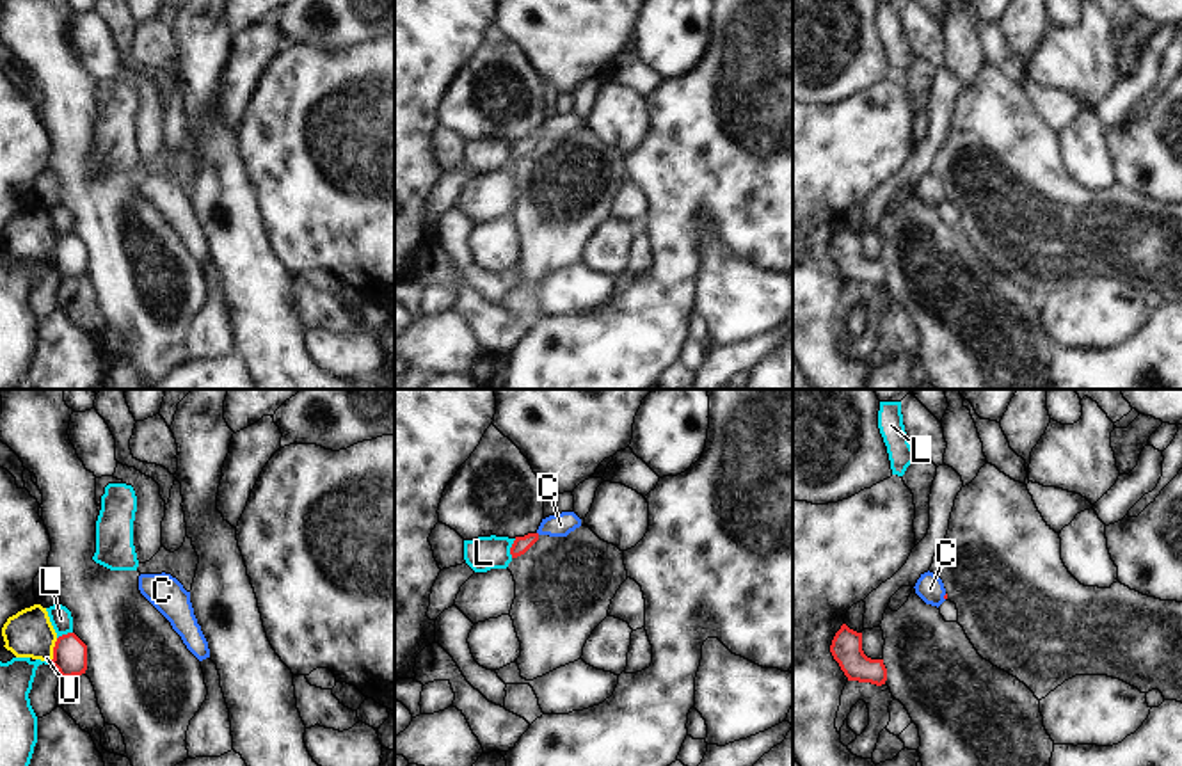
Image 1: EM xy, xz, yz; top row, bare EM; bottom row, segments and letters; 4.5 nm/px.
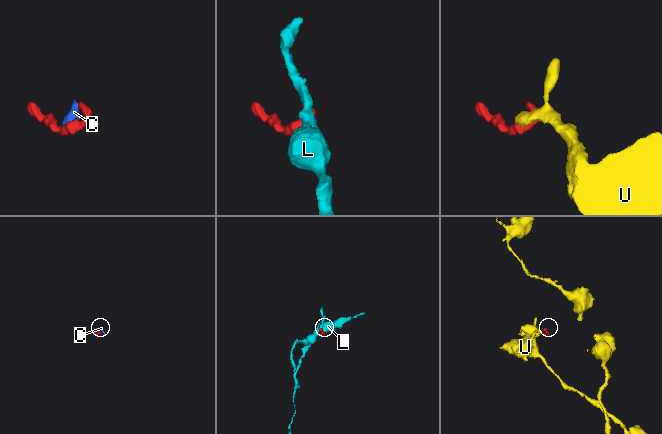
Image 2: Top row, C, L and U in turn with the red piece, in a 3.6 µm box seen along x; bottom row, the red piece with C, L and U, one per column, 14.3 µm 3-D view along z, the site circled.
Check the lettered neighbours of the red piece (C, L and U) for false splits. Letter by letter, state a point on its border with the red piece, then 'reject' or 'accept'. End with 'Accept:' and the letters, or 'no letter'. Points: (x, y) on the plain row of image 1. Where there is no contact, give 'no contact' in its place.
C: meets red in yz at (944, 199); accept
L: meets red in xz at (511, 150); reject
U: meets red in xy at (54, 253); reject
Accept: C

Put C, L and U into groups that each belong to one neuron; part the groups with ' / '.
C / L / U

